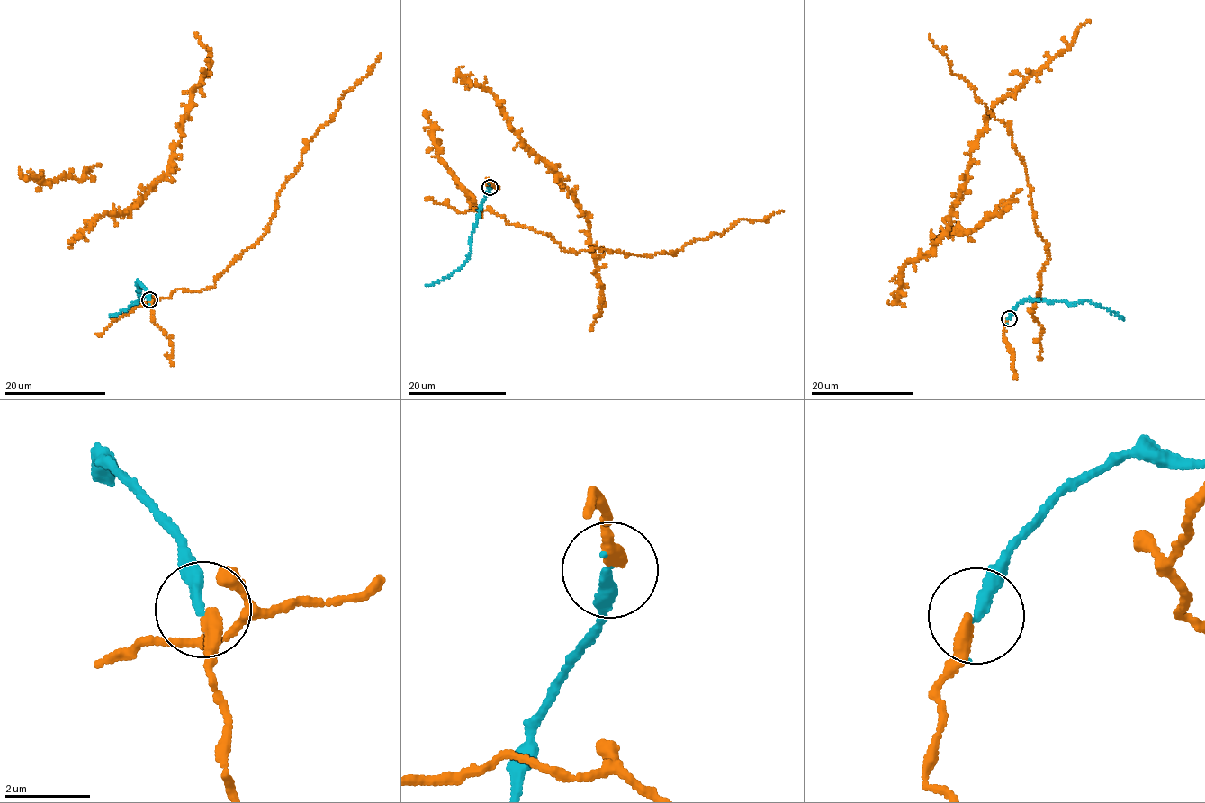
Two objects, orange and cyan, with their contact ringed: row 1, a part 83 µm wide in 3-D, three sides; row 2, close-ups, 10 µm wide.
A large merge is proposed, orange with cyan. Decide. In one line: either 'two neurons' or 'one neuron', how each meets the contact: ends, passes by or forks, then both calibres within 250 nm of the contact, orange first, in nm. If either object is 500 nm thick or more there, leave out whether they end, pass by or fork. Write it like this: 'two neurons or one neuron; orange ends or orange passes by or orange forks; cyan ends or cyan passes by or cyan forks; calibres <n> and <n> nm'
one neuron; orange ends; cyan ends; calibres 280 and 240 nm

